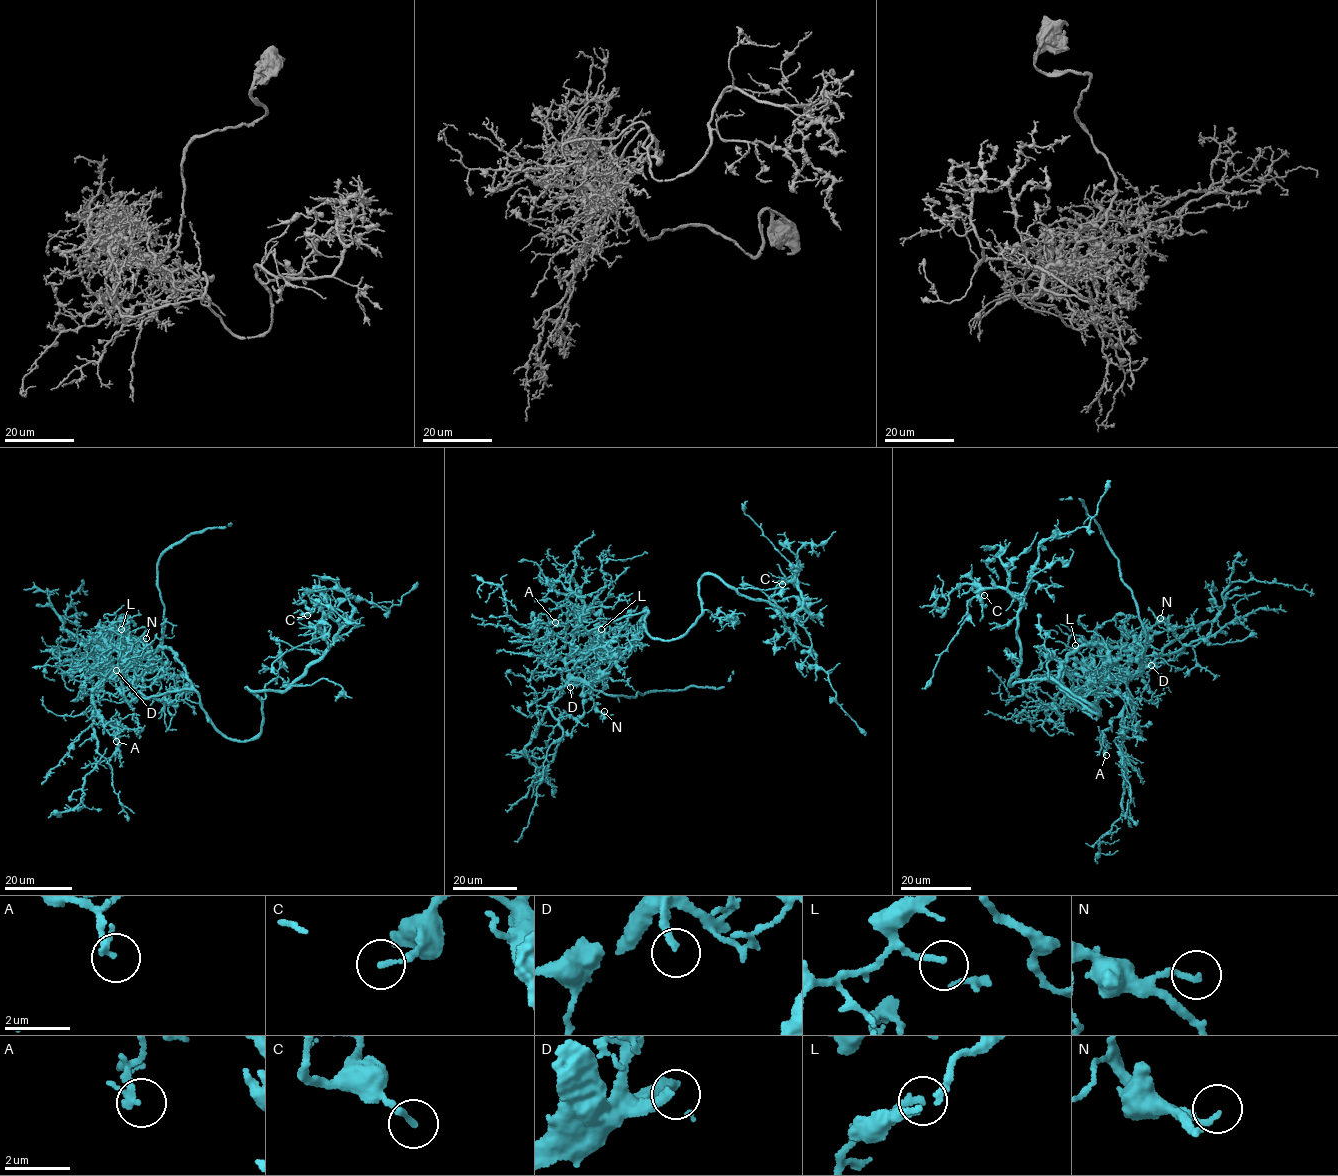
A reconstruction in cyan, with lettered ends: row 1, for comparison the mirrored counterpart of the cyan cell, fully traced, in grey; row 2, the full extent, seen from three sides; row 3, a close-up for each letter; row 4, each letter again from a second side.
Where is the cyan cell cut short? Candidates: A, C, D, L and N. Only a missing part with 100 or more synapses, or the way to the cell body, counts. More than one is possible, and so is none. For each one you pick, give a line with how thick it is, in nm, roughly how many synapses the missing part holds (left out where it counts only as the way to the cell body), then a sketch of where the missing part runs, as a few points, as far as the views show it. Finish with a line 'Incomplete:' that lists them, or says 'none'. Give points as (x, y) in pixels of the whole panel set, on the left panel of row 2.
D: 220 nm thick; about 180 synapses; missing branch runs (116, 670), (112, 669), (122, 668), (114, 682), (115, 693), (111, 700), (101, 695)
Incomplete: D

